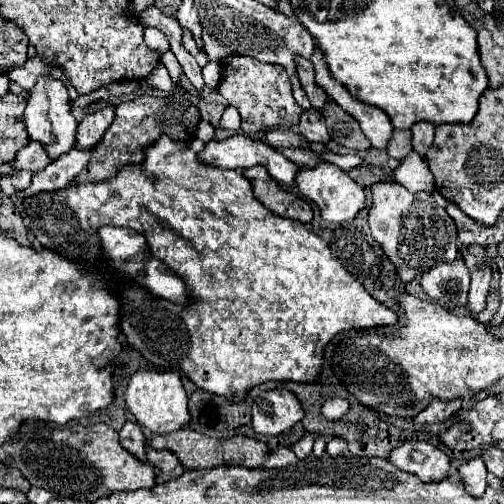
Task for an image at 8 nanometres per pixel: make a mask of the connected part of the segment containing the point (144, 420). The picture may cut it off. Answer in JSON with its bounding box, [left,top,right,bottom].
[126,370,190,434]

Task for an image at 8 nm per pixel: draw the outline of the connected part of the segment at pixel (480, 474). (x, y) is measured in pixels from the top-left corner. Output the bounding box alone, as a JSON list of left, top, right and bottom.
[458,456,486,496]

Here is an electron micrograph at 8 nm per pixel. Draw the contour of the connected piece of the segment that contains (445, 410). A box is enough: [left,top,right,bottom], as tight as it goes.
[414,398,460,424]

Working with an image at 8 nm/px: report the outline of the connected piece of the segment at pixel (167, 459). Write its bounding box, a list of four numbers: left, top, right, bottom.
[146,448,178,472]

